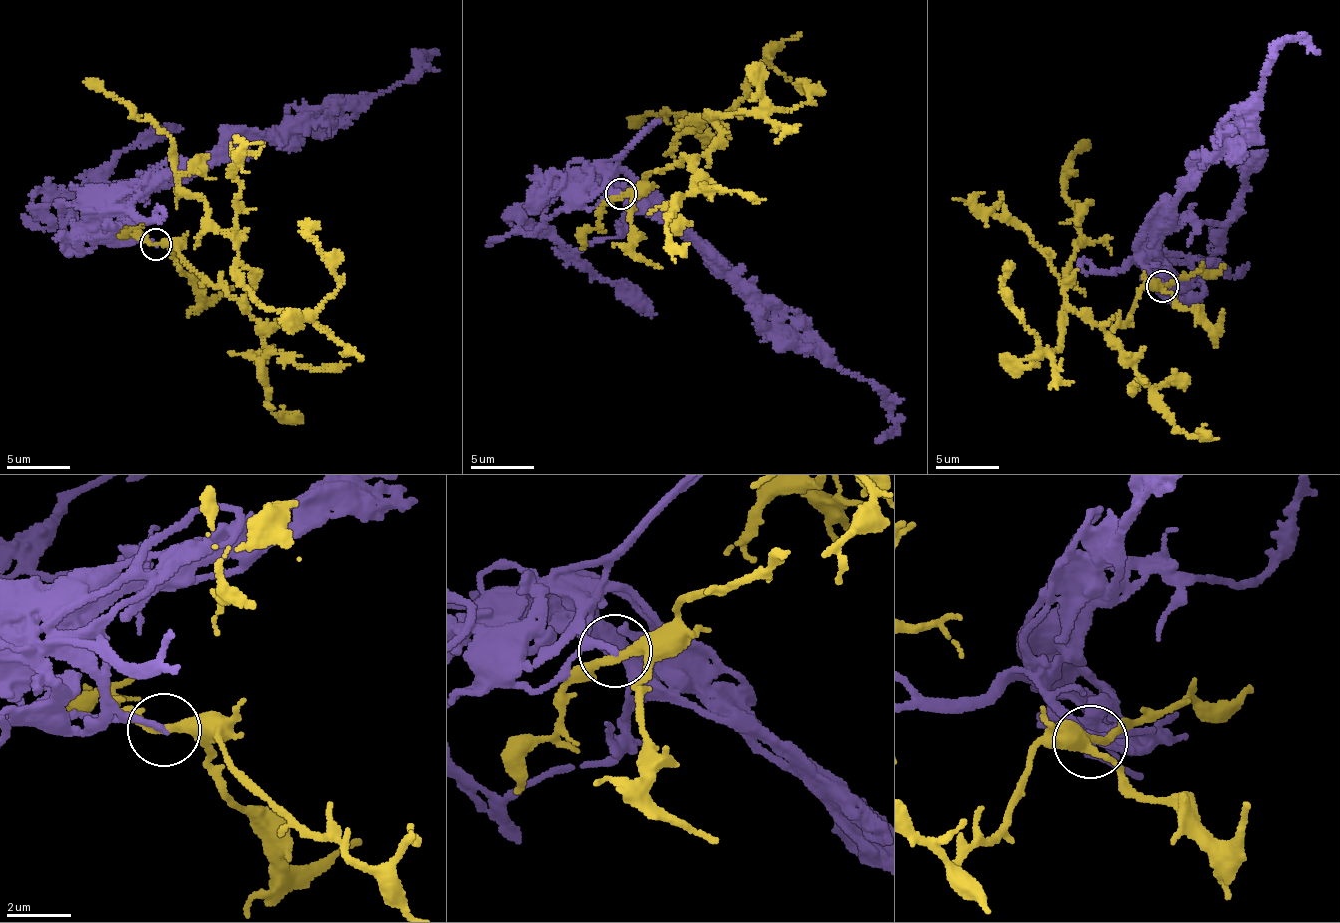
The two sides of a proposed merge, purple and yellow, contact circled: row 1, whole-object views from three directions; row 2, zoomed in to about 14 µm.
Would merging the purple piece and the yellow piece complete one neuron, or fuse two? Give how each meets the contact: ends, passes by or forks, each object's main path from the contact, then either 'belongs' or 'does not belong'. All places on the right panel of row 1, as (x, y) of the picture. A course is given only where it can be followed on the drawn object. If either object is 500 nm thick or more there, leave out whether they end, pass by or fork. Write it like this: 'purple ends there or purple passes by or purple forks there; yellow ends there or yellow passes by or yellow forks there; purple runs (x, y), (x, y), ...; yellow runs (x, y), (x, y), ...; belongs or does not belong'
purple ends there; yellow passes by; purple runs (1161, 285), (1138, 247), (1195, 165), (1213, 156), (1250, 106), (1271, 54), (1299, 40), (1319, 54); yellow runs (1161, 285), (1141, 292), (1126, 321), (1107, 336), (1067, 302), (1064, 281), (1082, 237), (1065, 172), (1087, 141); does not belong

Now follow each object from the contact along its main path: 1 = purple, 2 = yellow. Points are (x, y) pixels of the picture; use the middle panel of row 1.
1: (621, 193), (607, 183), (614, 172), (622, 171), (787, 326), (884, 395), (894, 427), (875, 442)
2: (621, 193), (715, 144), (721, 129), (713, 119), (683, 131), (690, 116), (667, 111), (635, 117), (631, 124)

